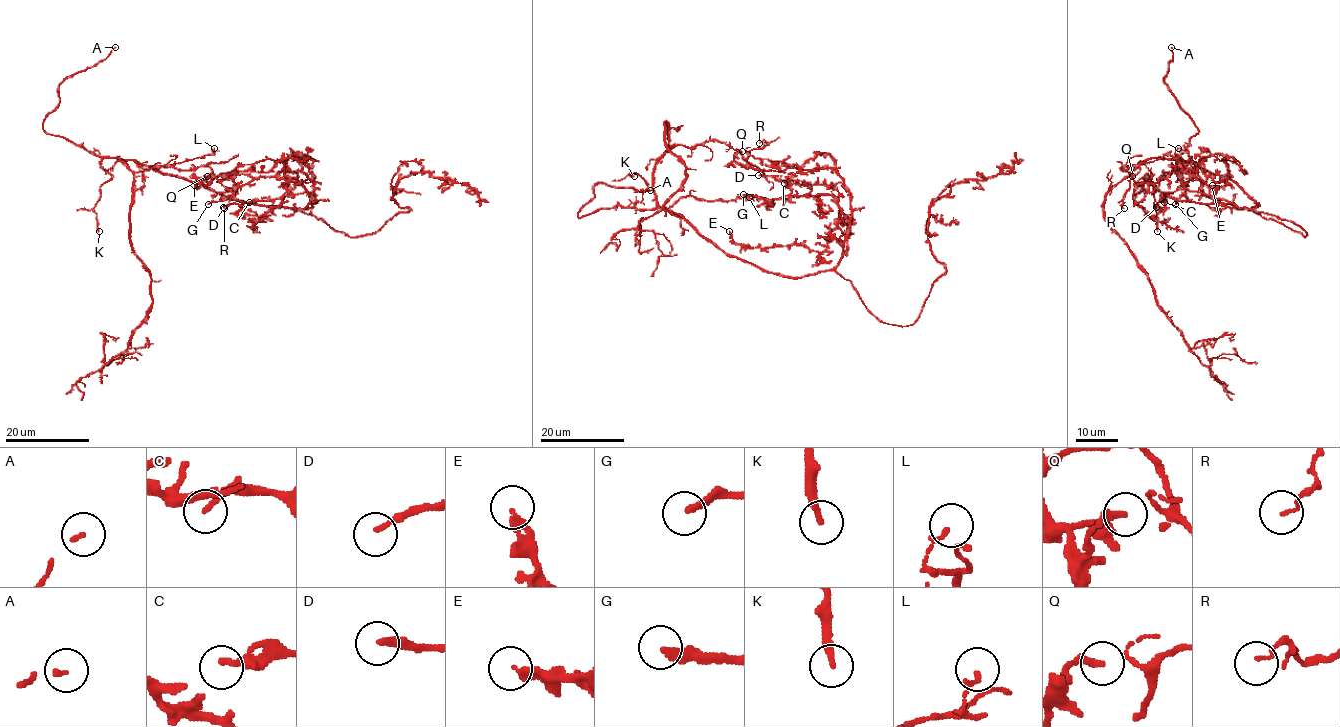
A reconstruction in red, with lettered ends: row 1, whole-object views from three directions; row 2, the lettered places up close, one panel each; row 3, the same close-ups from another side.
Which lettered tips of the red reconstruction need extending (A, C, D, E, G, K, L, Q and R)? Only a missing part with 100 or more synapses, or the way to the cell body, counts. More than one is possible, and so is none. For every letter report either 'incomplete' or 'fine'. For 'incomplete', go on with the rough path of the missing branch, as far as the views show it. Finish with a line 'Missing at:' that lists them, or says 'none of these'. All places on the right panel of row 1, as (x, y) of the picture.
A: incomplete; course (1171, 47), (1183, 29)
C: fine
D: fine
E: fine
G: fine
K: fine
L: fine
Q: fine
R: fine
Missing at: A

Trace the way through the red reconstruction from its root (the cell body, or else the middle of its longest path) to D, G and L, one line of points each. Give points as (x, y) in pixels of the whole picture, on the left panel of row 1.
D: (199, 185), (250, 204), (304, 209), (316, 202), (298, 183), (261, 218), (234, 203), (223, 207)
G: (199, 185), (304, 209), (313, 183), (296, 159), (282, 158), (267, 172), (240, 171), (236, 192), (208, 204)
L: (199, 185), (184, 178), (163, 175), (134, 160), (144, 169), (168, 166), (211, 155), (214, 148)

